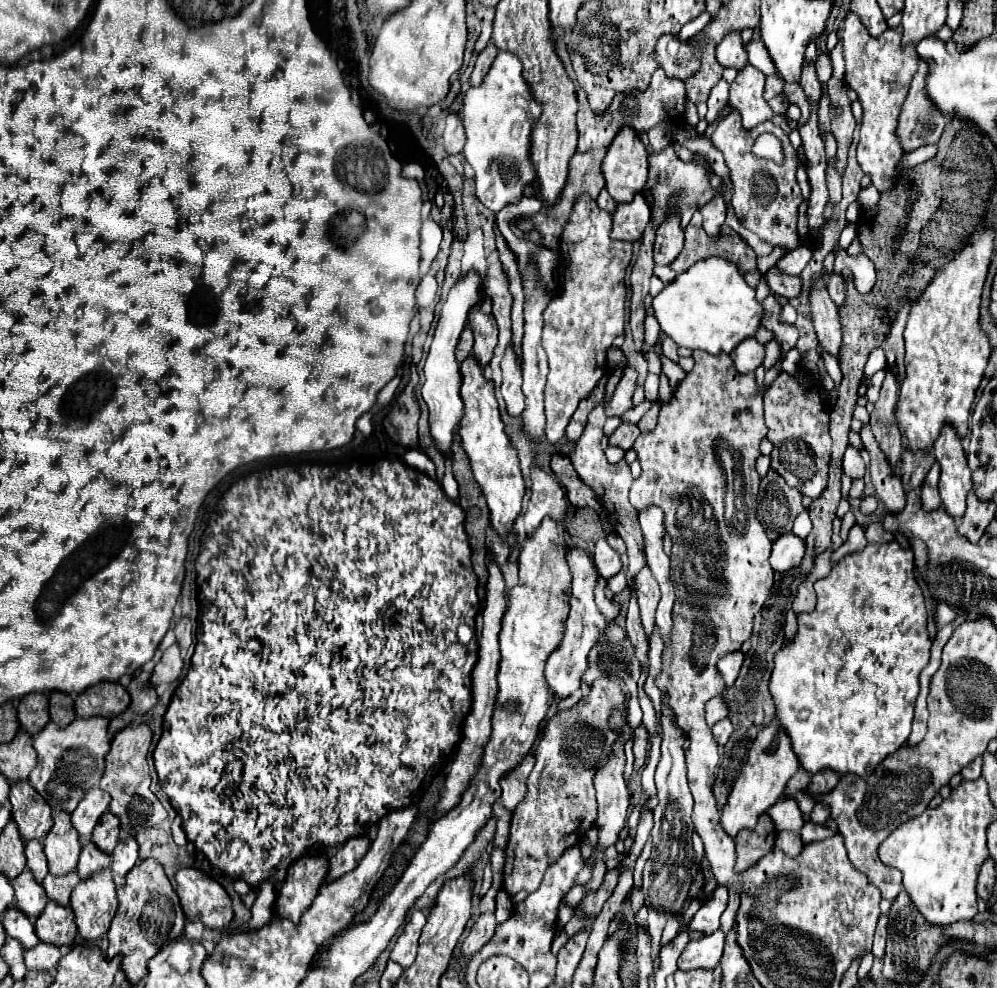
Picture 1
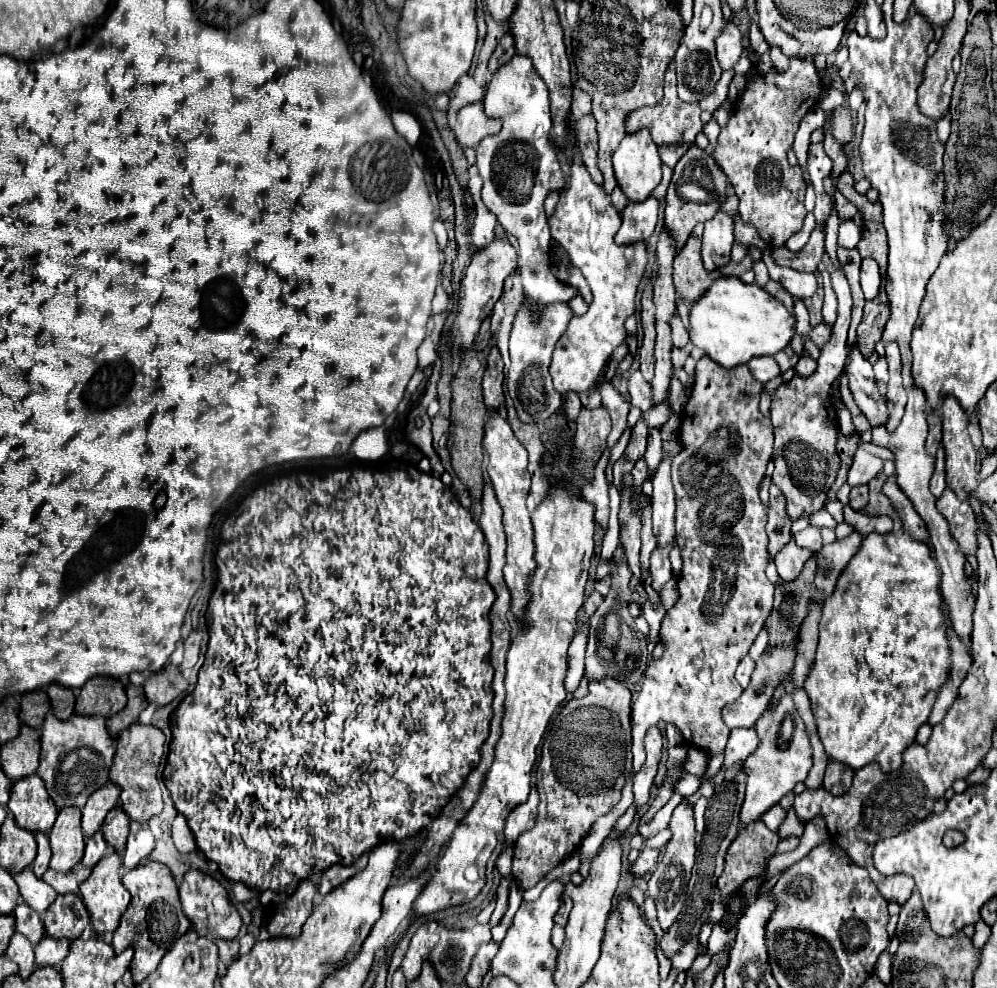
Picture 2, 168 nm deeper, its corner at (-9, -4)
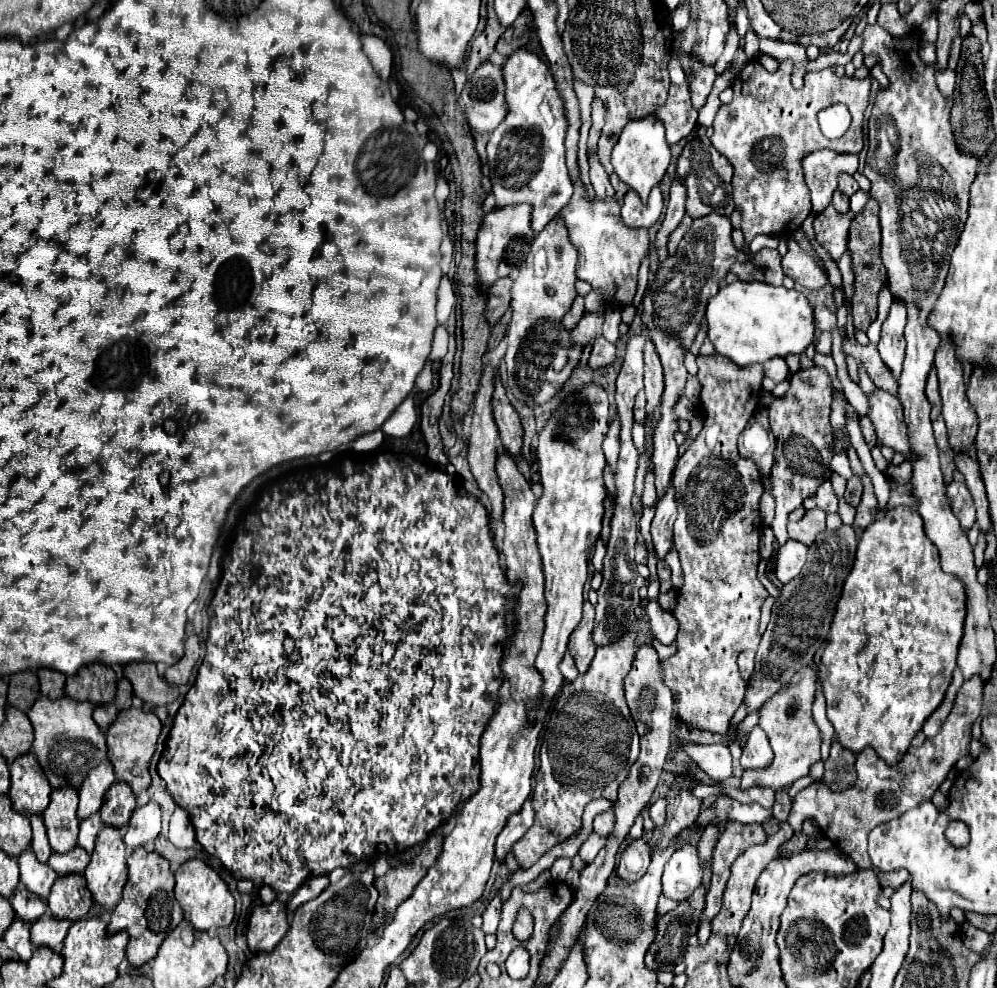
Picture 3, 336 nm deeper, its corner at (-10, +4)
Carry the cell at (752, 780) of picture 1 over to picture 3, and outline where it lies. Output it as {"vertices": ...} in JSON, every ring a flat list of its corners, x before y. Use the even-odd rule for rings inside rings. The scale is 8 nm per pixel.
{"vertices":[[803,665,791,679,789,685,781,687,771,699,765,701,765,705,759,711,759,727,767,733,771,749,775,753,771,765,763,769,745,769,741,777,741,789,751,787,789,787,797,779,805,777,809,773,809,767,821,759,821,735,811,715,813,695,815,695,815,673,809,665]]}

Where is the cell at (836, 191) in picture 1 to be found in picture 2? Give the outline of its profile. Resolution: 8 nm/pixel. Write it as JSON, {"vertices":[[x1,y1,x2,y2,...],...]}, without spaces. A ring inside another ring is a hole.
{"vertices":[[844,221,838,231,838,245,846,249,854,249,860,241,860,227,854,221]]}

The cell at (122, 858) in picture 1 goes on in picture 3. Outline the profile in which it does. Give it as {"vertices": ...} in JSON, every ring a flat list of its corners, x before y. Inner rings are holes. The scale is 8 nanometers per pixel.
{"vertices":[[149,801,145,807,135,809,123,841,127,845,127,851,133,851,137,847,145,847,147,843,155,841,159,833,161,833,161,811,157,803]]}

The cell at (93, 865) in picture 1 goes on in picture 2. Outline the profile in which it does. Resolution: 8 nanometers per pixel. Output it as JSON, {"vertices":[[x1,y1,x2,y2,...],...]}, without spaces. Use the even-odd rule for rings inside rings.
{"vertices":[[96,831,90,839,86,839,86,849,84,849,82,863,84,863,86,867,94,867,94,865,106,855,106,849,108,849,108,845,106,845,102,833]]}

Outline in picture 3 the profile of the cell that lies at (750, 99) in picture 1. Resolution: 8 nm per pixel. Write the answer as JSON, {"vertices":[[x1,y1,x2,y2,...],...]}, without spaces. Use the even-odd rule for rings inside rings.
{"vertices":[[831,149,811,151,801,161,805,171,805,183,811,189,813,211,821,213,829,203,831,195,837,189,837,175,841,171,855,173,859,159,853,153,837,153]]}

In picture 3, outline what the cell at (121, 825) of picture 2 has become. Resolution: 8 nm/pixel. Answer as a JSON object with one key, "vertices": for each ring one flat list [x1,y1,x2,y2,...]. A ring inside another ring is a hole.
{"vertices":[[115,781,115,785,105,795,105,801,103,801,99,815,105,825,121,829,129,823,133,809,135,809,133,791,129,791,129,787,125,787,125,783]]}

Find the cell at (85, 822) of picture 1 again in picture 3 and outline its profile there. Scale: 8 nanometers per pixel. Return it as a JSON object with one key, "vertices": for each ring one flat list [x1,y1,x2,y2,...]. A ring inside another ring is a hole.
{"vertices":[[109,761,101,763,101,767,95,767,93,771,89,771,85,783,81,783,81,787,79,787,77,817,87,819,87,817,95,815,101,809,103,797,113,783,115,783,115,771]]}

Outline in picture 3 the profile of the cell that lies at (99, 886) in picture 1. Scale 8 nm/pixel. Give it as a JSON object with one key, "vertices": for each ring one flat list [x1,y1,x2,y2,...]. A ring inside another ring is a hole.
{"vertices":[[105,827,97,841,91,861,85,869,85,881,93,899,105,909,115,909,127,883,125,843,115,827]]}

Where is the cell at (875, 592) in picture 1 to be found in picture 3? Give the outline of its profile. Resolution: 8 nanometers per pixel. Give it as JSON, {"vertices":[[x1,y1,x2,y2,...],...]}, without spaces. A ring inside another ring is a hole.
{"vertices":[[903,505,895,507,895,509,889,509,883,517,879,517,869,527,865,527,865,531,859,537,857,557,855,557,853,569,851,569,849,577,845,579,843,593,837,601,837,609,835,609,835,615,833,615,833,621,831,621,829,635,833,635,833,637,829,641,825,641,825,647,821,647,814,656,814,662,819,669,822,690,825,693,825,699,827,699,827,717,835,727,837,741,845,749,849,749,853,753,861,753,863,749,871,747,889,765,897,765,903,759,903,755,907,753,907,749,911,745,911,739,921,729,923,721,943,701,943,695,945,695,945,691,951,683,951,673,955,669,955,659,957,659,957,647,959,647,959,641,961,641,961,635,963,635,963,619,965,619,965,587,957,577,953,577,953,575,949,575,941,569,937,547,923,533,923,519,921,519,921,515,917,515,915,509,903,507]]}

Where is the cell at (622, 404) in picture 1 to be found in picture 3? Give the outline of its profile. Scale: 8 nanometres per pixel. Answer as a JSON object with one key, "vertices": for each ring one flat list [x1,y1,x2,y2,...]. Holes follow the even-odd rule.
{"vertices":[[615,415,613,423,609,425,609,431,605,435,605,441,603,441,603,451,605,451,607,463,611,465,613,471,615,471,615,463,617,463,617,455,619,455,619,431,621,431,621,421,619,421,619,415]]}

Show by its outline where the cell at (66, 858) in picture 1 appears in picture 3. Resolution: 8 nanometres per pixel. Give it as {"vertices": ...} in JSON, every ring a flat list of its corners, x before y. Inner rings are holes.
{"vertices":[[61,787,51,793,51,803,43,811,49,845,55,853,67,853,77,847,79,819,77,819,77,789]]}

